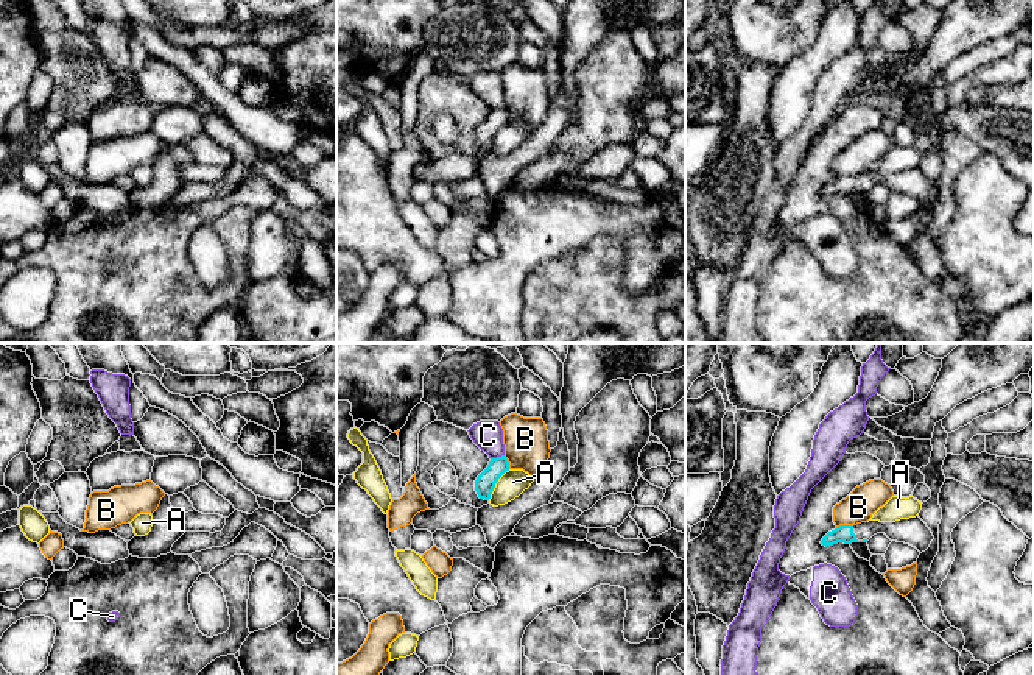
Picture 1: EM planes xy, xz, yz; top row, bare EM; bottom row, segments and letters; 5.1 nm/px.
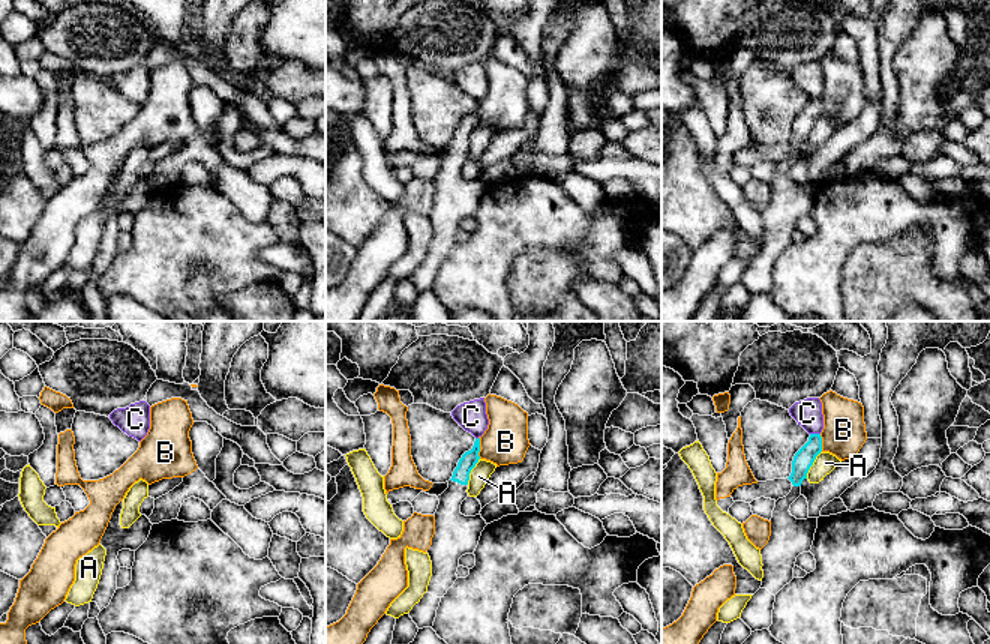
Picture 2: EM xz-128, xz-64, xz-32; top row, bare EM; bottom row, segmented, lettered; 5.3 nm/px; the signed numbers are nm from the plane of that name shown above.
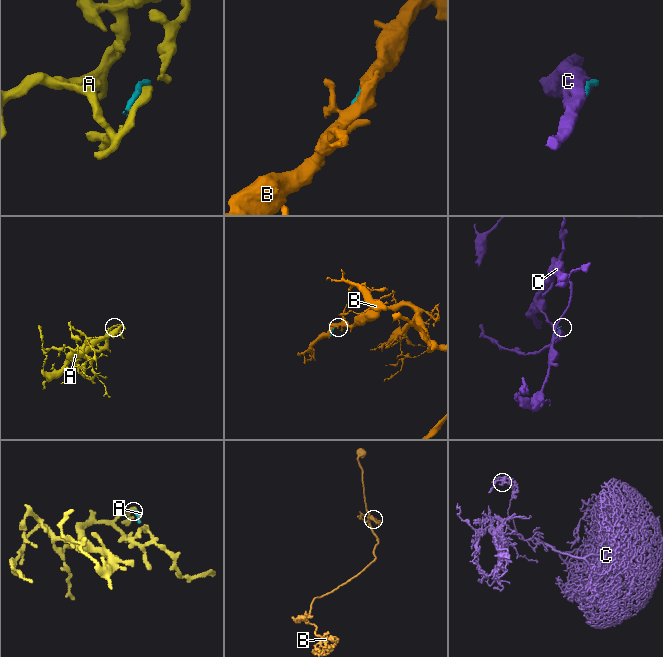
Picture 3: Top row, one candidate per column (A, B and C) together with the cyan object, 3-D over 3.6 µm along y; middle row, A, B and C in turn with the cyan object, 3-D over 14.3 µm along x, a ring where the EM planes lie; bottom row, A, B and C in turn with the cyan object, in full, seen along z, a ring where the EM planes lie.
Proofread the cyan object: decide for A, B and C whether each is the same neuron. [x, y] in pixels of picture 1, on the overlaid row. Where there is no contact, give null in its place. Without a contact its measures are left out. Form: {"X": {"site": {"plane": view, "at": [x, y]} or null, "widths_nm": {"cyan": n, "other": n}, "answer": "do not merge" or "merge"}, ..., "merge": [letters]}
{"A": {"site": {"plane": "xz", "at": [495, 482]}, "widths_nm": {"cyan": 110, "other": 140}, "answer": "do not merge"}, "B": {"site": {"plane": "yz", "at": [844, 526]}, "widths_nm": {"cyan": 100, "other": 160}, "answer": "do not merge"}, "C": {"site": {"plane": "xz", "at": [497, 457]}, "widths_nm": {"cyan": 110, "other": 160}, "answer": "do not merge"}, "merge": []}

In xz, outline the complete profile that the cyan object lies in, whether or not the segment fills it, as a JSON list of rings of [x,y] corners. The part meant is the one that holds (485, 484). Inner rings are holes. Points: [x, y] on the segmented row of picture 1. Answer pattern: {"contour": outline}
{"contour": [[[505,455],[491,458],[487,468],[475,480],[478,497],[489,500],[495,483],[506,471],[509,471],[509,461]]]}

